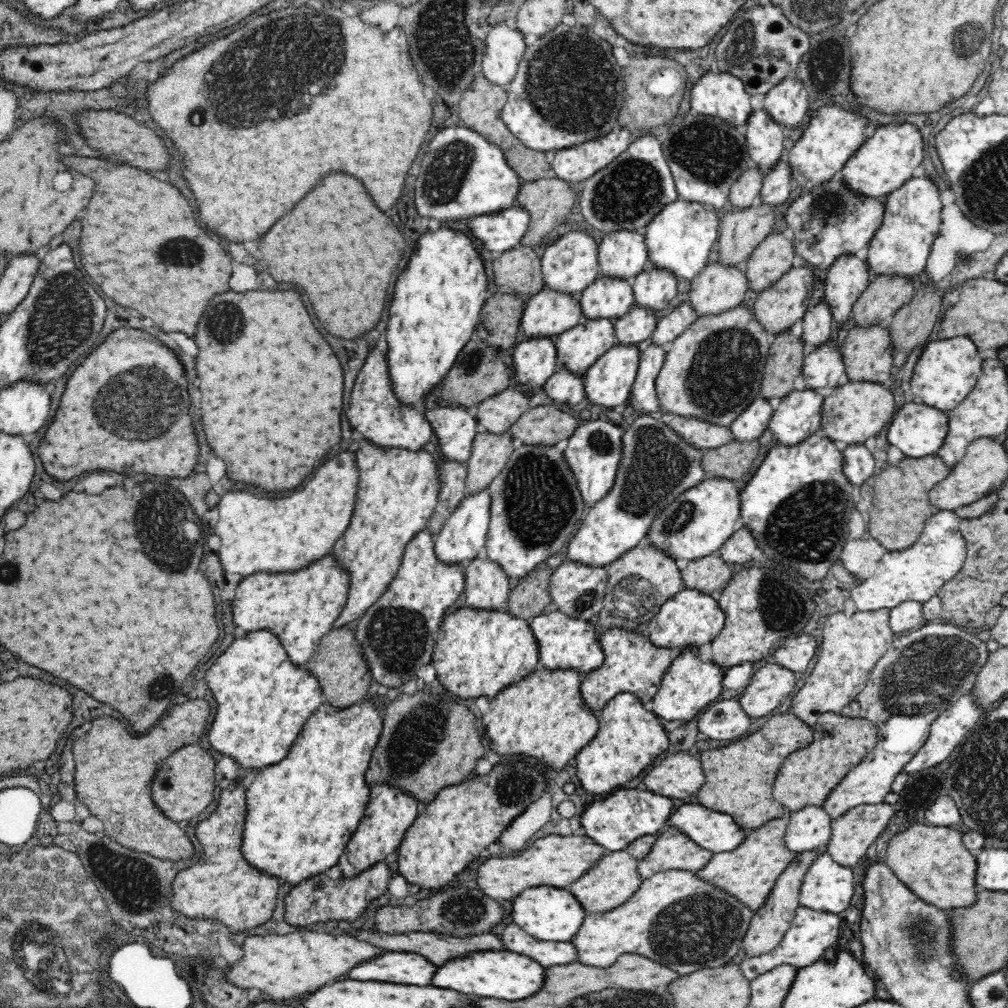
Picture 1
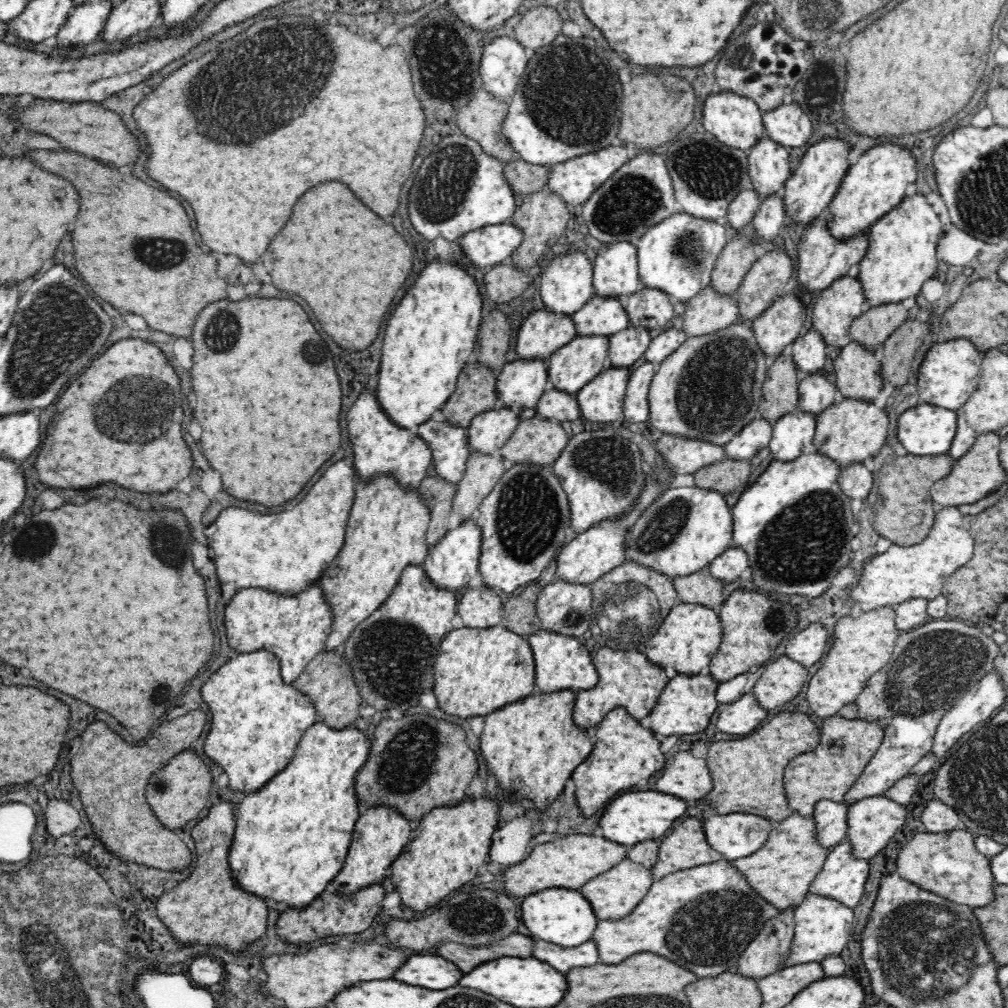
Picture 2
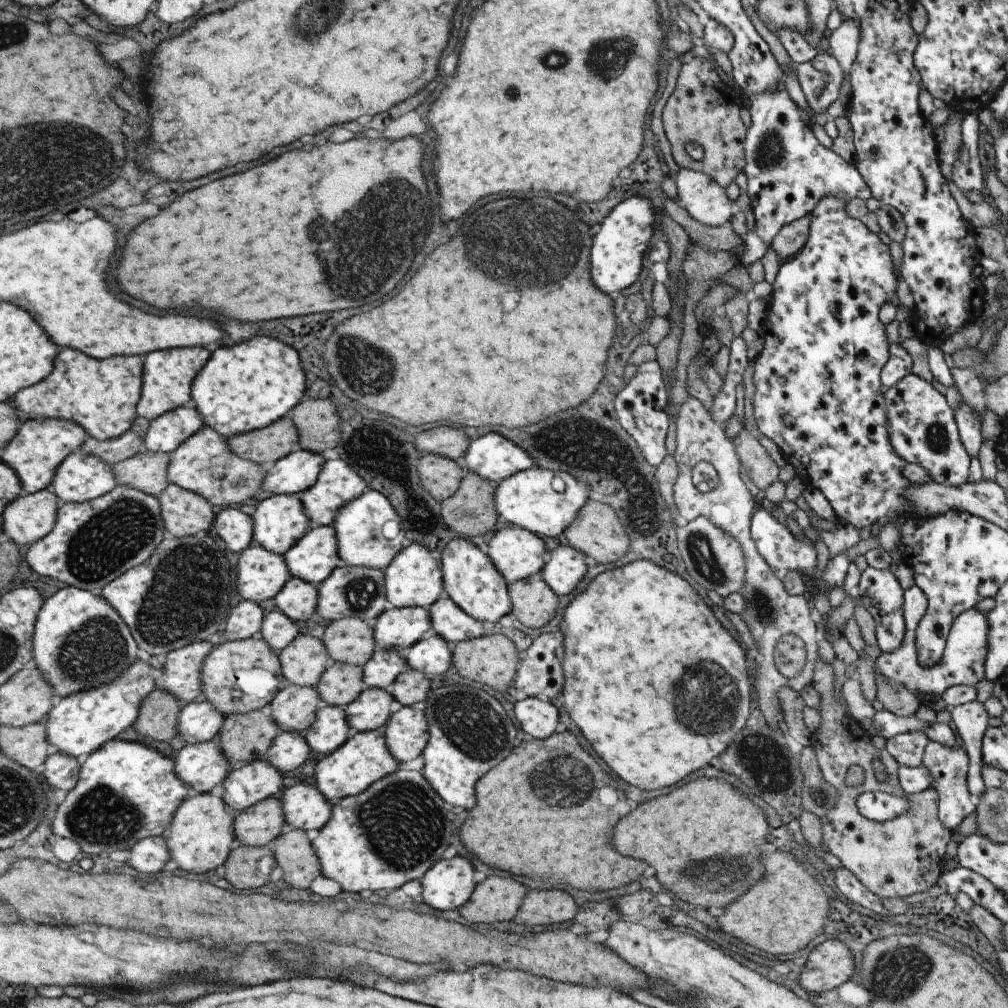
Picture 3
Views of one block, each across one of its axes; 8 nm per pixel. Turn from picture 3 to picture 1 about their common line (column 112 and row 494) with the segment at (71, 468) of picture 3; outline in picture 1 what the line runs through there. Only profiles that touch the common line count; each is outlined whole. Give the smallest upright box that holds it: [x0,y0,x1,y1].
[434,490,490,566]

